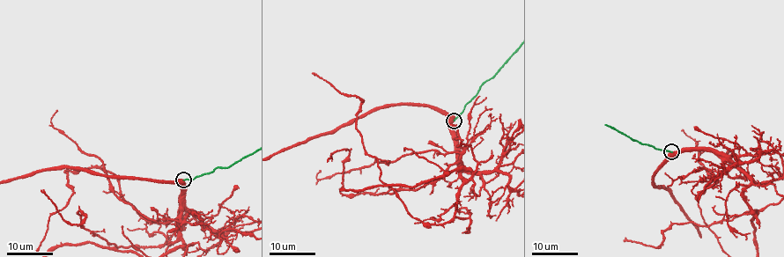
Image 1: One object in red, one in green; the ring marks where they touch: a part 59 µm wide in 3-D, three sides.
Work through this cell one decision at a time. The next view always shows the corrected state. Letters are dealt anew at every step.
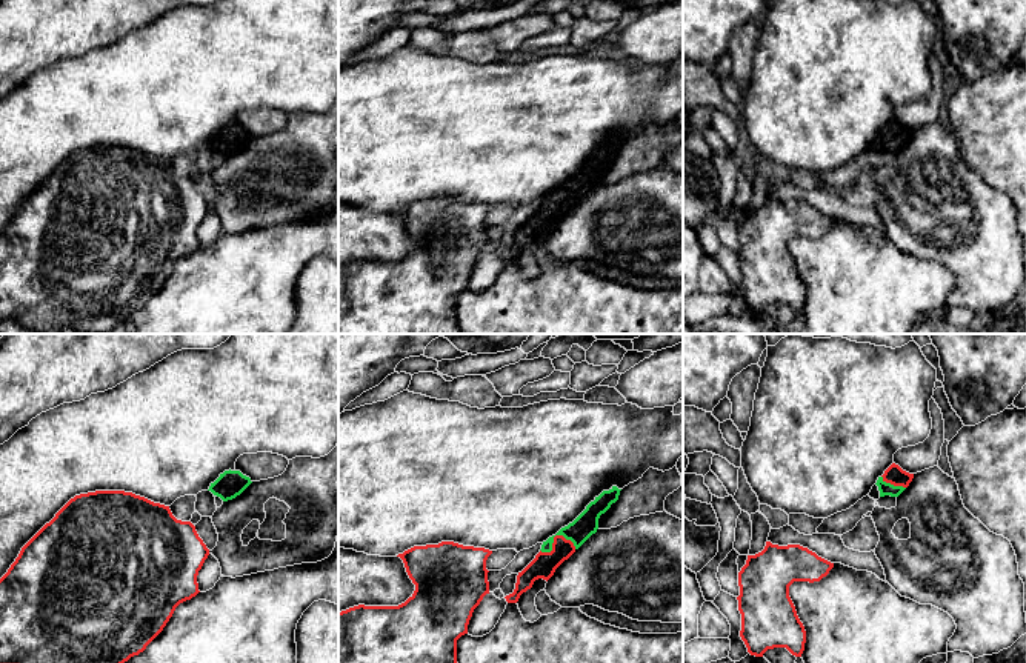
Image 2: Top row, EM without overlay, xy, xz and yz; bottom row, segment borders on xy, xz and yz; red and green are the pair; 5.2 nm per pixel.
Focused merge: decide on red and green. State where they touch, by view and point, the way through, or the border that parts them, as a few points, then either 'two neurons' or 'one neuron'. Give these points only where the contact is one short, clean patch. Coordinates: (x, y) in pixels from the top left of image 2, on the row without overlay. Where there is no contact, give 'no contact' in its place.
contact xz (554, 194); way xz (543, 222), (554, 206), (554, 194), (574, 191), (586, 179); one neuron

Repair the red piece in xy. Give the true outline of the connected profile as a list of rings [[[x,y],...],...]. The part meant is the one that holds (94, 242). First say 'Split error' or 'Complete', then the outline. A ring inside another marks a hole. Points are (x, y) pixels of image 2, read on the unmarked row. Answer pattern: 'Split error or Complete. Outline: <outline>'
Complete. Outline: [[[95,146],[88,149],[80,149],[71,154],[57,169],[55,172],[46,178],[20,206],[15,217],[11,220],[8,228],[0,234],[0,322],[18,322],[29,331],[35,334],[62,334],[65,328],[74,328],[80,331],[82,334],[108,334],[120,320],[128,317],[131,312],[138,311],[146,305],[146,302],[163,286],[169,274],[172,272],[175,263],[195,252],[198,246],[197,231],[202,225],[205,215],[209,211],[209,205],[203,198],[203,195],[198,192],[195,182],[191,177],[182,177],[177,175],[169,162],[154,158],[145,152],[135,151],[132,148],[125,146]]]

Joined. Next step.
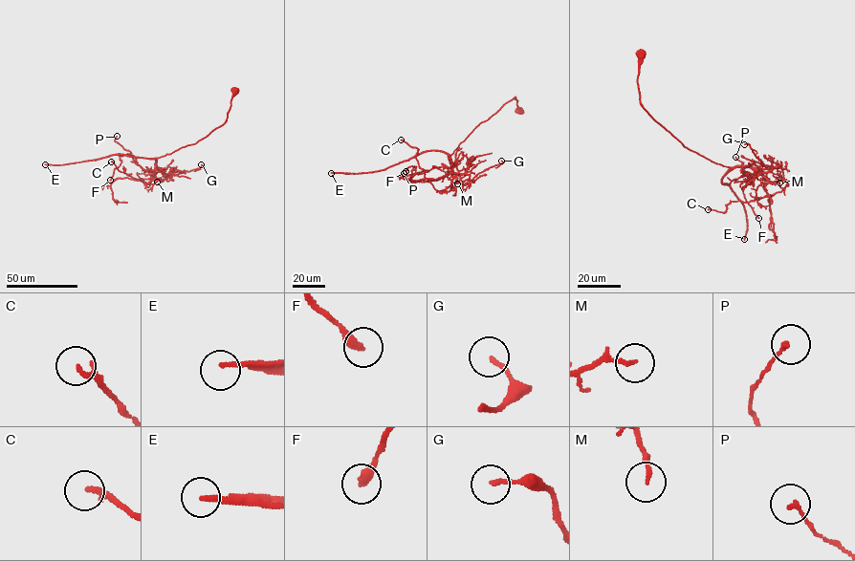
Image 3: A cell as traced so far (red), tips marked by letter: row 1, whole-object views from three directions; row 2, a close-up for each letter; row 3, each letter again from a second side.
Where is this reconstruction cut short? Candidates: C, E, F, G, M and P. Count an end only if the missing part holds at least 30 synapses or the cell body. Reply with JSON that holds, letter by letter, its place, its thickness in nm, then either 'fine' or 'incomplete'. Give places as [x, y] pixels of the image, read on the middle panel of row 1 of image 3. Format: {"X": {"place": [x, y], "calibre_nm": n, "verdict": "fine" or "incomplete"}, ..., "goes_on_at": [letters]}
{"C": {"place": [401, 140], "calibre_nm": 200, "verdict": "fine"}, "E": {"place": [331, 173], "calibre_nm": 190, "verdict": "incomplete"}, "F": {"place": [405, 171], "calibre_nm": 320, "verdict": "fine"}, "G": {"place": [501, 161], "calibre_nm": 140, "verdict": "fine"}, "M": {"place": [457, 183], "calibre_nm": 140, "verdict": "fine"}, "P": {"place": [404, 173], "calibre_nm": 160, "verdict": "fine"}, "goes_on_at": ["E"]}

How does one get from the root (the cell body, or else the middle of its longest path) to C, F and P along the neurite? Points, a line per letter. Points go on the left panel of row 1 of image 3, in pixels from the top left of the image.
C: (235, 90), (224, 123), (194, 143), (155, 158), (153, 178), (136, 179), (111, 161)
F: (235, 90), (226, 120), (208, 136), (155, 158), (149, 172), (133, 156), (120, 155), (121, 162), (110, 180)
P: (235, 90), (224, 123), (194, 143), (155, 158), (154, 171), (136, 163), (131, 152), (115, 141), (117, 136)

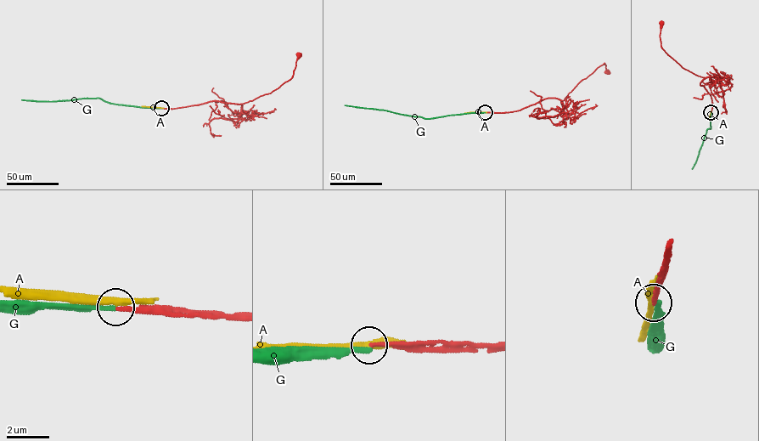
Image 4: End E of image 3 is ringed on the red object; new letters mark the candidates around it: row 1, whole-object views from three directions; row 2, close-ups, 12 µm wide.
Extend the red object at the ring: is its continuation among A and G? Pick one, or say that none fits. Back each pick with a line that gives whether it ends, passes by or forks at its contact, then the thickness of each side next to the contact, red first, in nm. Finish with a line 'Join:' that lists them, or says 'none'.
Join: none

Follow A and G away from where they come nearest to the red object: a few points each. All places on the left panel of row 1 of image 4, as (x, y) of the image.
A: (162, 108), (142, 106)
G: (161, 108), (109, 103), (99, 98), (52, 101), (21, 99)

